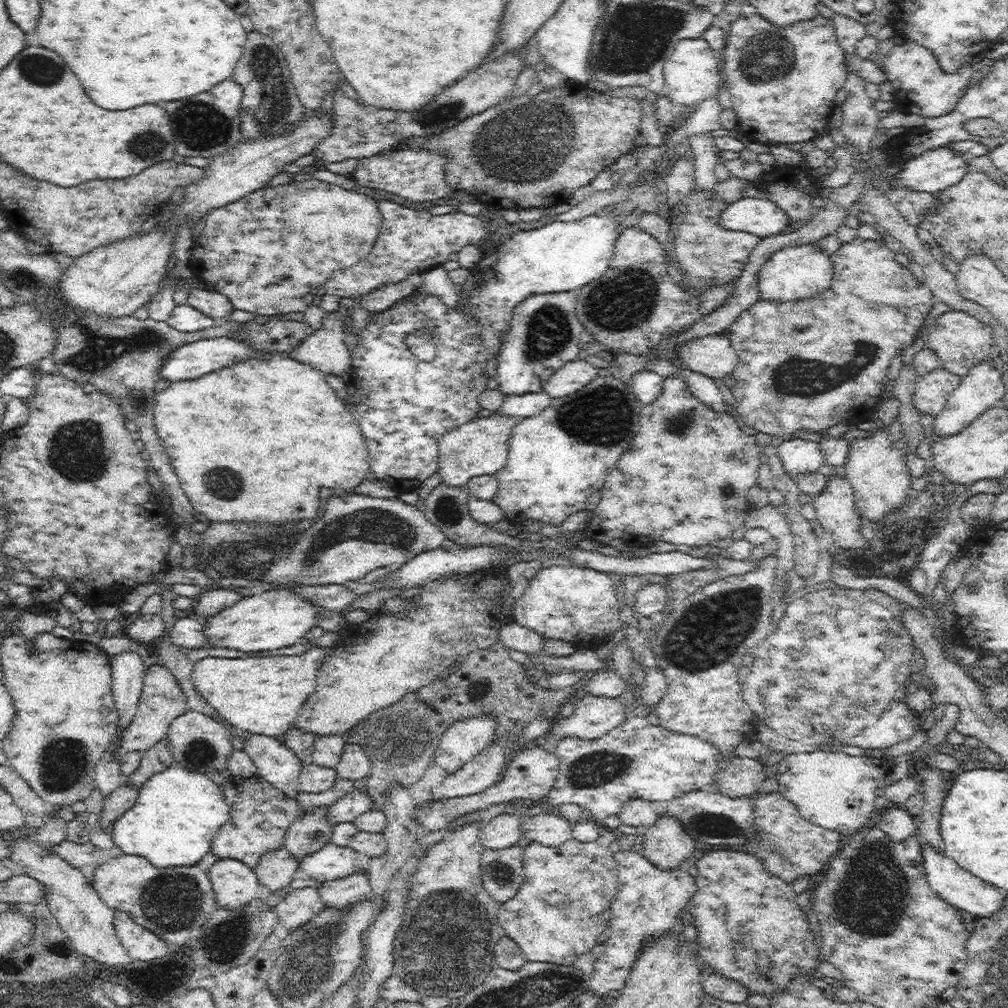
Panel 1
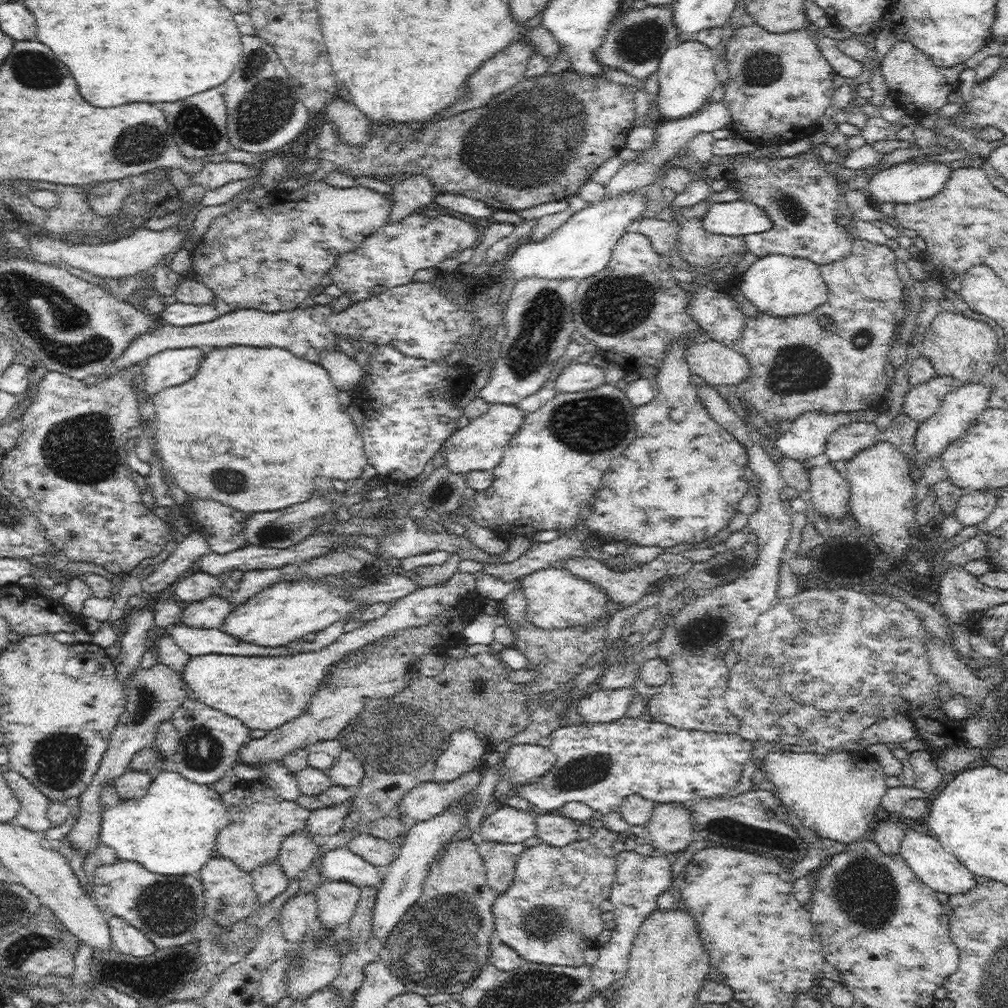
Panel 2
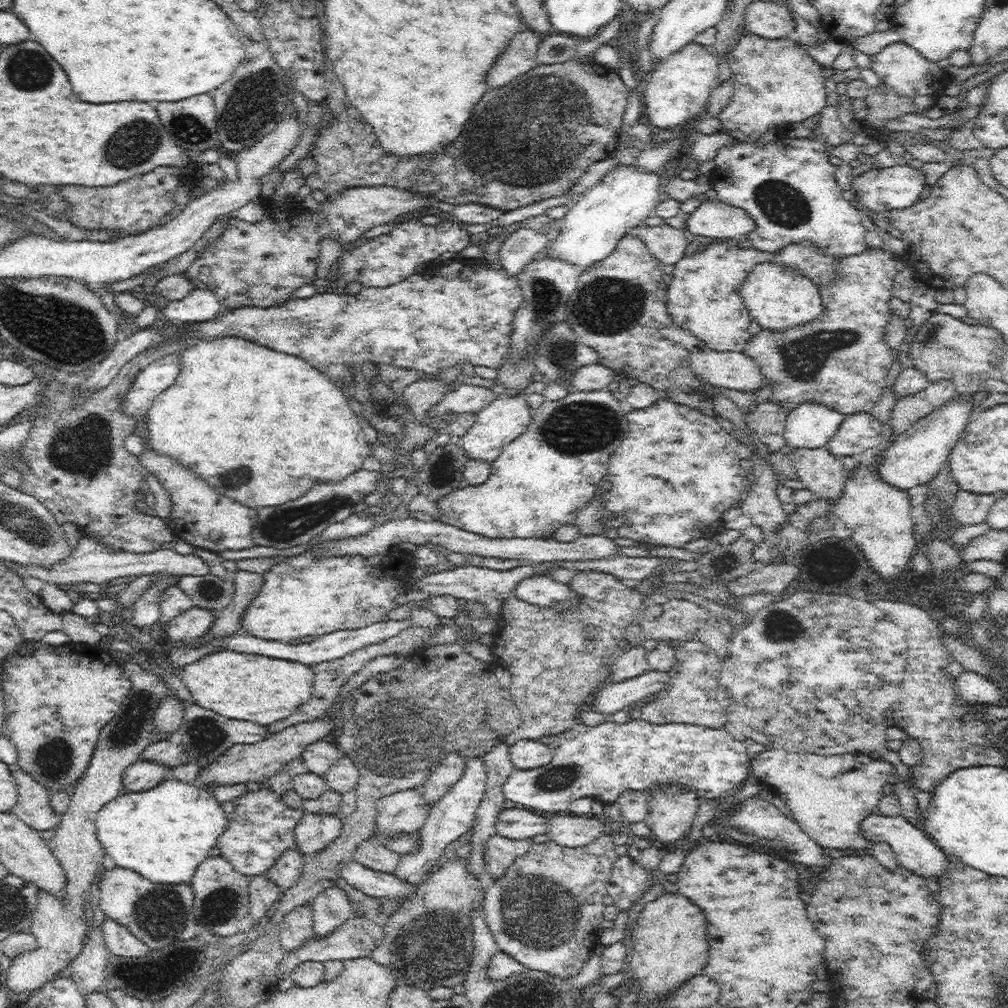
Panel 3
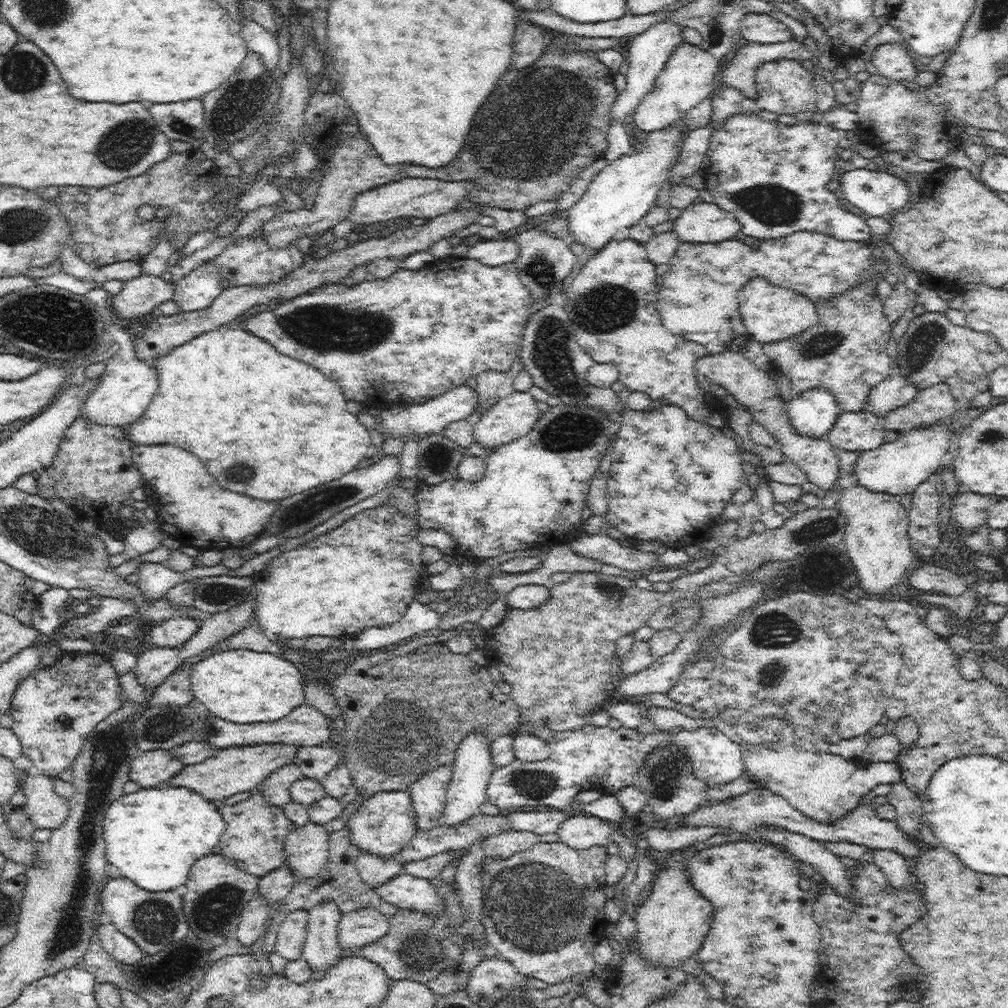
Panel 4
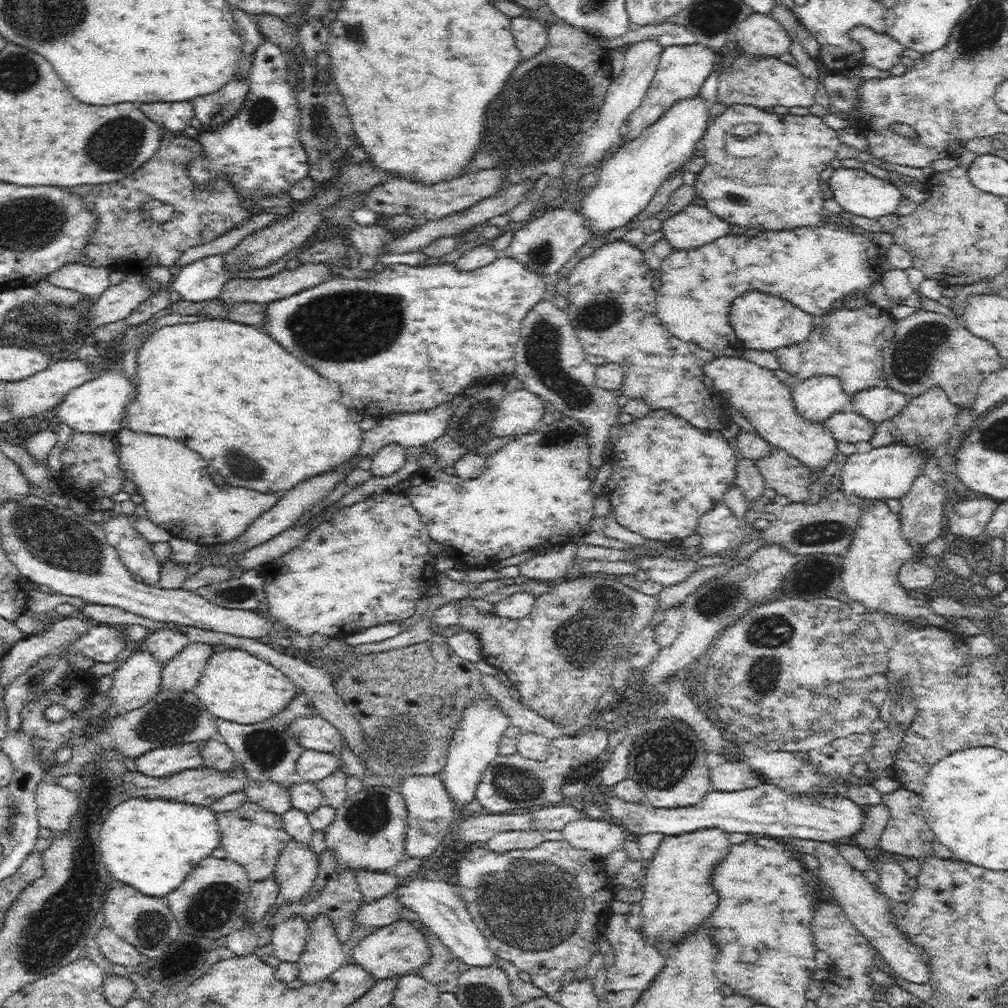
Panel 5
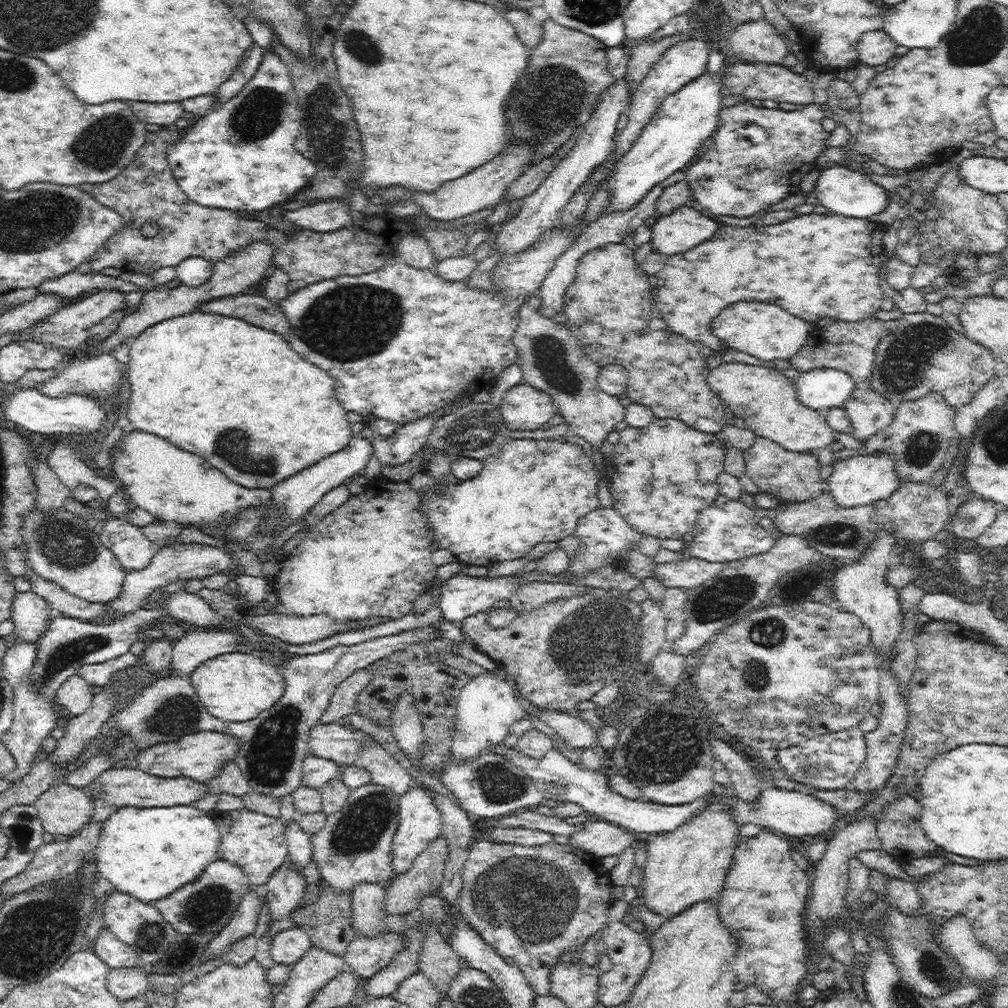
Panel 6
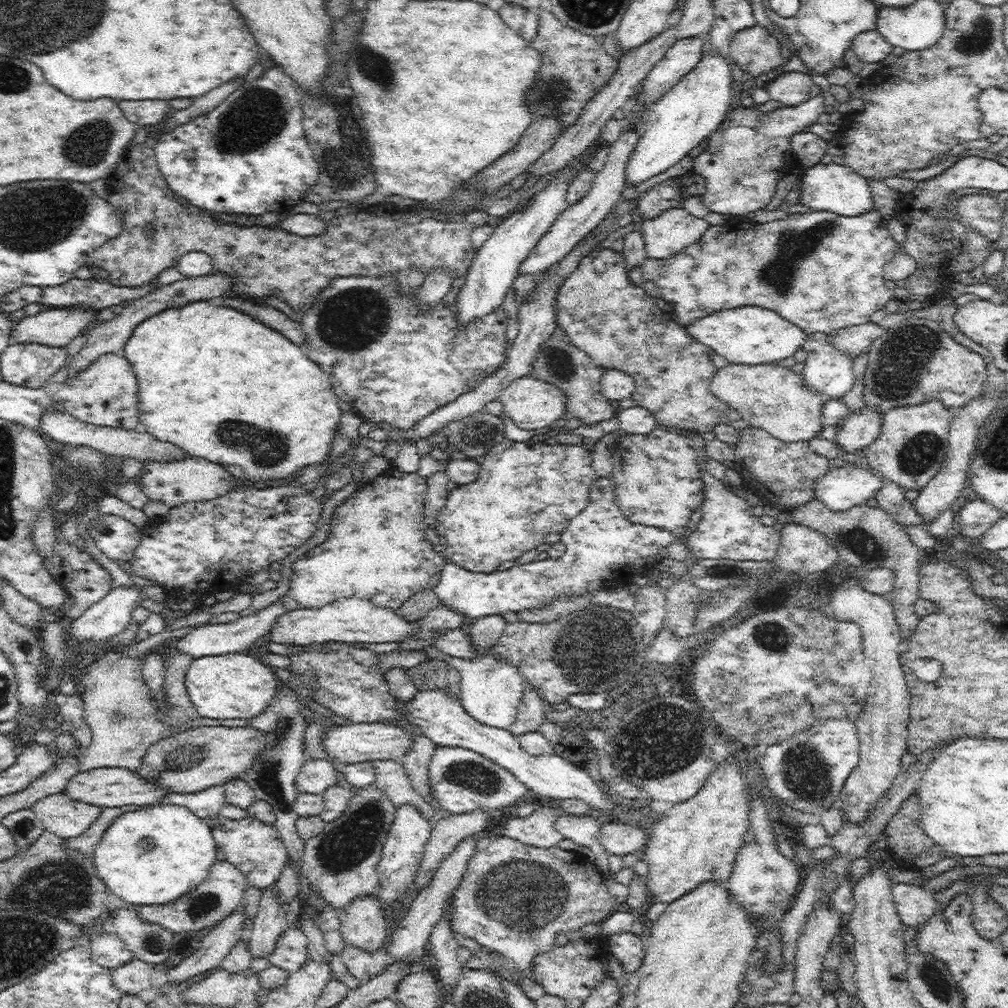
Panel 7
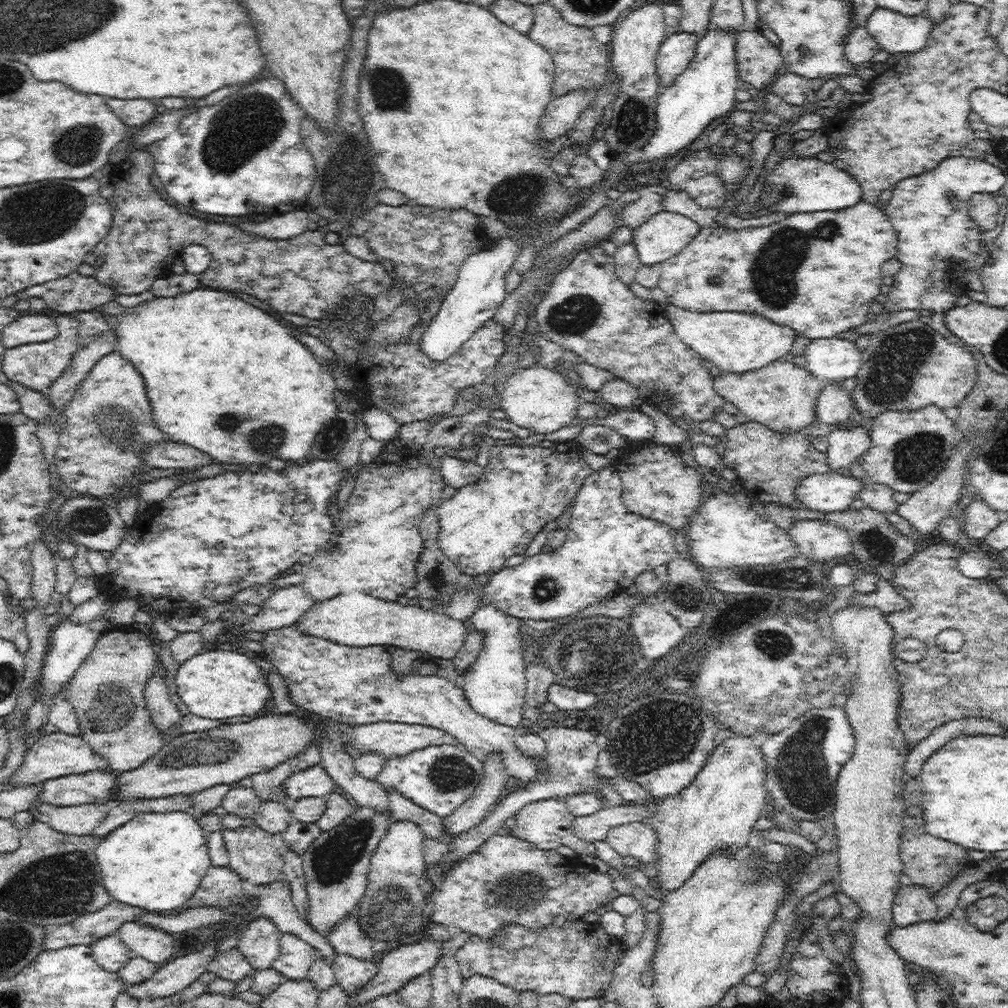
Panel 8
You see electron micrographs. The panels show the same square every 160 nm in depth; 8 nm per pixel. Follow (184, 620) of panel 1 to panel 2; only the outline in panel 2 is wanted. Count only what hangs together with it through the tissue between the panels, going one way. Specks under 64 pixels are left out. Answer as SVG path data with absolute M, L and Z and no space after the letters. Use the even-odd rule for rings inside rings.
M182 622L171 630L174 642L187 655L228 654L234 656L278 656L292 655L287 646L258 646L239 640L235 636L220 631L220 627L201 629Z

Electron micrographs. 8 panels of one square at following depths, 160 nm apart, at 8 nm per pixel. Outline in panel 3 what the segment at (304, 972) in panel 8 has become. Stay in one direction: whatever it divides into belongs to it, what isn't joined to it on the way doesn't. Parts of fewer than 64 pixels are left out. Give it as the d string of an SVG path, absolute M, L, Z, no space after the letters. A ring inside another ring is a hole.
M310 904L291 910L280 925L280 944L284 952L296 950L316 937L312 926L313 912Z

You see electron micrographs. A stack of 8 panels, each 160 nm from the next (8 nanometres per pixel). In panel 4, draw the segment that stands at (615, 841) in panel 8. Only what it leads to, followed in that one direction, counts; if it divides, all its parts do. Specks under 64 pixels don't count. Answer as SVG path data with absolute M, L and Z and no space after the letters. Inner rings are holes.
M571 811L570 816L560 823L557 831L559 842L578 850L590 849L595 846L608 846L613 827L609 821L592 815L579 814Z

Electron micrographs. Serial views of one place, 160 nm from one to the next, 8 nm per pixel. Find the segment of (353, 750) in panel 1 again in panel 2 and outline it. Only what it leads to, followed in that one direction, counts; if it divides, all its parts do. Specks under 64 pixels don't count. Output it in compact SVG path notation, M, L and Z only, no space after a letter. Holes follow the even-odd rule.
M344 747L336 762L326 770L326 773L334 786L340 785L356 791L364 776L364 769L358 757Z

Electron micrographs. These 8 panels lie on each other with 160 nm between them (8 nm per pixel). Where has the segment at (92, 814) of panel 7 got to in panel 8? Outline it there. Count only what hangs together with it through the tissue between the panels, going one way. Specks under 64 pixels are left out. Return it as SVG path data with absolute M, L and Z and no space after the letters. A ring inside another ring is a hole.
M44 803L33 812L35 821L39 821L64 834L84 836L93 834L100 822L107 818L108 803L86 803L74 806L56 806Z

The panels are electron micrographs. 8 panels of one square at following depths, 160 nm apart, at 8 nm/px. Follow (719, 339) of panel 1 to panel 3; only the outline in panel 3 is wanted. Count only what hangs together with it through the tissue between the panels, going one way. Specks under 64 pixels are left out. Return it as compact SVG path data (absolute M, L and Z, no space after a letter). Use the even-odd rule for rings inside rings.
M705 350L692 353L690 368L711 386L754 392L763 384L760 367L745 352Z

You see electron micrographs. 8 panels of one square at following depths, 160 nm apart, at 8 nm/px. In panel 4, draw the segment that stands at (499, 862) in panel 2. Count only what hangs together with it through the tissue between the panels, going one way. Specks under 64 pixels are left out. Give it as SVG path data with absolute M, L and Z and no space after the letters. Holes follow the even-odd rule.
M506 830L498 836L490 837L486 840L486 855L500 857L506 860L514 853L531 849L534 845L540 844L539 835L534 832L522 832Z

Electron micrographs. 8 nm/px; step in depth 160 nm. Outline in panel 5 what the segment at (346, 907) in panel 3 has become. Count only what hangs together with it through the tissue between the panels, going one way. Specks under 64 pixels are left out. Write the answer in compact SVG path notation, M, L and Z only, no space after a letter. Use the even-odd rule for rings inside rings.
M324 914L316 915L309 923L309 933L305 951L301 958L296 960L296 964L300 969L299 980L305 984L314 984L323 981L330 974L336 972L344 963L351 961L350 955L345 951L344 944L340 943L336 929L330 921L330 917Z

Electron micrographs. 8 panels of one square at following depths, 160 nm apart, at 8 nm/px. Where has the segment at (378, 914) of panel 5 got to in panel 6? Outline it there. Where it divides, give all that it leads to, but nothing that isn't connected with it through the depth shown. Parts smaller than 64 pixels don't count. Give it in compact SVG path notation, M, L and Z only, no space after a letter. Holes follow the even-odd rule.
M440 836L430 842L426 848L414 859L412 866L403 873L396 874L386 887L384 908L387 914L408 914L419 908L420 899L437 890L443 879L443 870L447 861L449 848Z

